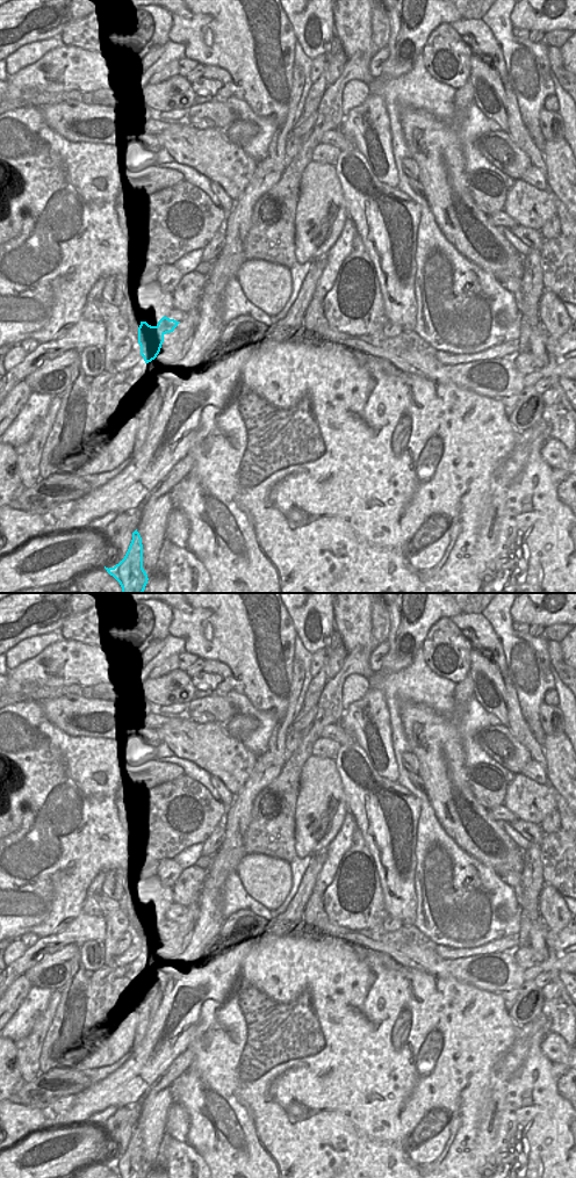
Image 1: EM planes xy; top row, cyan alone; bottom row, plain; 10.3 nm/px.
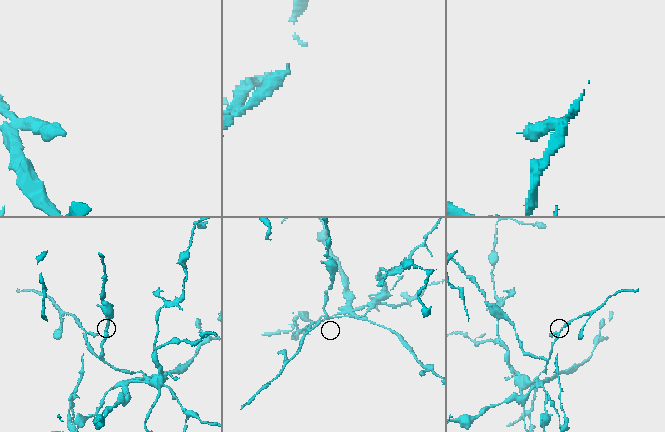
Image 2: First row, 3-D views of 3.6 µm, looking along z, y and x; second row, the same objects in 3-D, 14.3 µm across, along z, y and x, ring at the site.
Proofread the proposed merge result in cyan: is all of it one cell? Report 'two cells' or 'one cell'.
two cells

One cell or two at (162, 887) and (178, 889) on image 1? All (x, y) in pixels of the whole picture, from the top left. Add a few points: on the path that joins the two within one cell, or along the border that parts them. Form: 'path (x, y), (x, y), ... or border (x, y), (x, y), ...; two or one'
border (170, 883), (171, 897); two

